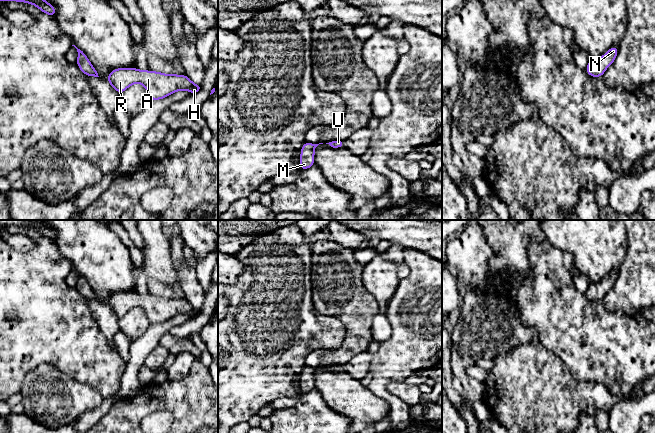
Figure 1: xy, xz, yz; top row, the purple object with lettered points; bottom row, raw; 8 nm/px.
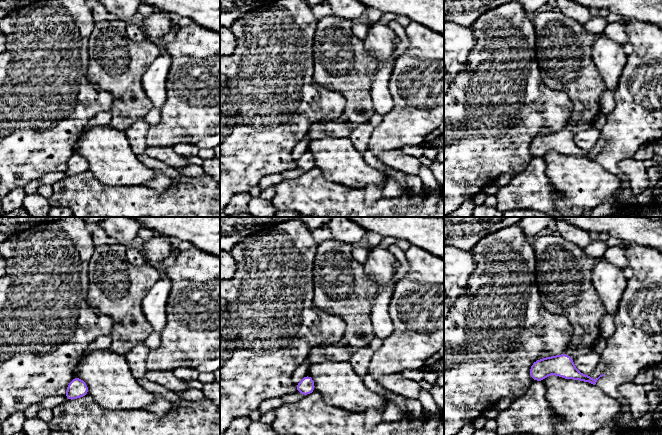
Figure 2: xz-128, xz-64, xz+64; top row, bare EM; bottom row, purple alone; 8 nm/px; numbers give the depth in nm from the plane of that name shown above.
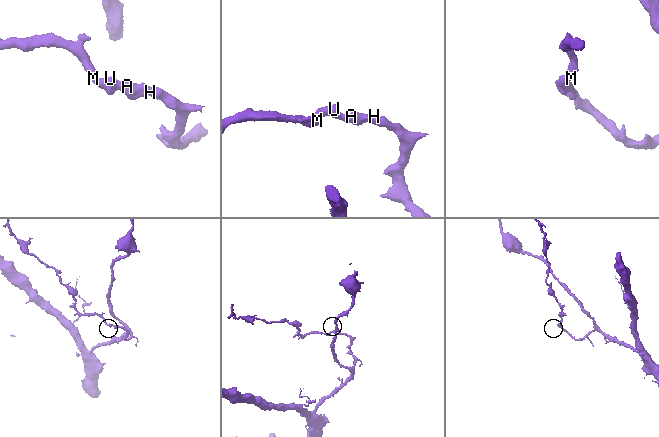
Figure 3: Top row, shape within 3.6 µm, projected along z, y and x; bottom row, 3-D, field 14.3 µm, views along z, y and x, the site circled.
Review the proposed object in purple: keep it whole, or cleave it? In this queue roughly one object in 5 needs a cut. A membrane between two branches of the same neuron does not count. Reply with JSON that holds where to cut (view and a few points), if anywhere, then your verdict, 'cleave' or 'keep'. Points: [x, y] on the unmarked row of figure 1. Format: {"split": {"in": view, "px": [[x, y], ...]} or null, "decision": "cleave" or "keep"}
{"split": null, "decision": "keep"}

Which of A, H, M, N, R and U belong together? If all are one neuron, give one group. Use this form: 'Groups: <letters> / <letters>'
Groups: A H M N R U

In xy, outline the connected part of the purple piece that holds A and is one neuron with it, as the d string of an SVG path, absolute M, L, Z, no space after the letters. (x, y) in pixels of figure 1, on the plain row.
M137 292L114 293L106 304L118 318L134 307L140 307L145 310L150 324L163 323L179 314L187 314L196 318L202 313L202 308L194 308L185 298L168 299L150 294L141 295Z

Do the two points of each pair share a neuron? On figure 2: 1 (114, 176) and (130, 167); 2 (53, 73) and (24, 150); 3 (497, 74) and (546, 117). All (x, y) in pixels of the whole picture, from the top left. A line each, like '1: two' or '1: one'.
1: one
2: one
3: one

